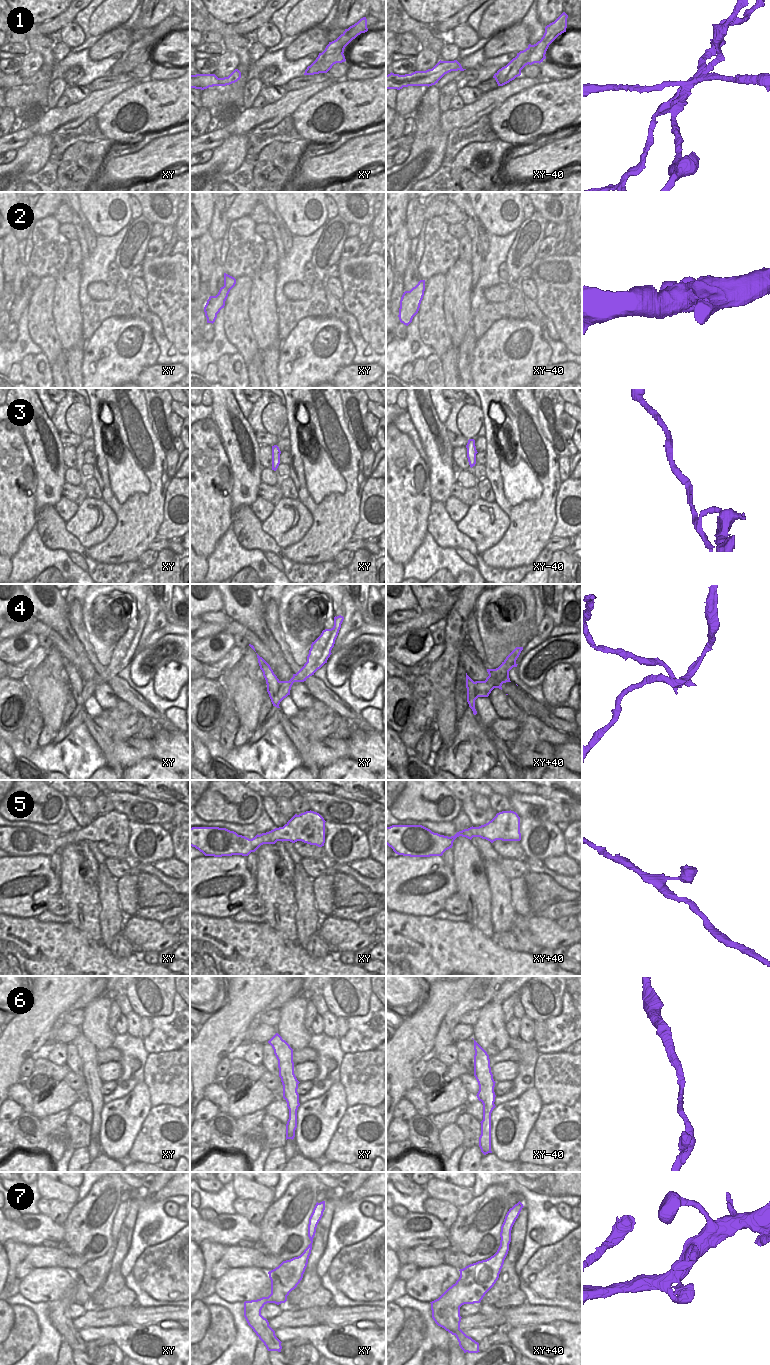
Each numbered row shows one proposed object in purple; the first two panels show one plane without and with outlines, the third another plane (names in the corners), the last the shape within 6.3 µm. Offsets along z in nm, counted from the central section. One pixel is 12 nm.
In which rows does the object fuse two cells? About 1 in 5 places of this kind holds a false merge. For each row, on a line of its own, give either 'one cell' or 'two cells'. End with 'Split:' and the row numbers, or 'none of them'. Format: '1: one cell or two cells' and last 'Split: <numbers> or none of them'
1: two cells
2: one cell
3: one cell
4: two cells
5: one cell
6: one cell
7: one cell
Split: 1, 4

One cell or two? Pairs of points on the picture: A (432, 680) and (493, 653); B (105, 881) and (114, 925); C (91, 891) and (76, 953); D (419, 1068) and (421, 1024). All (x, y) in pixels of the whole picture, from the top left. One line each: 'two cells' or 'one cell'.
A: two cells
B: one cell
C: two cells
D: two cells

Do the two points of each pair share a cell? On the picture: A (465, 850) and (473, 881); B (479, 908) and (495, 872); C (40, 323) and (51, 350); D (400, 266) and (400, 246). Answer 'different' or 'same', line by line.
A: same
B: different
C: same
D: same

